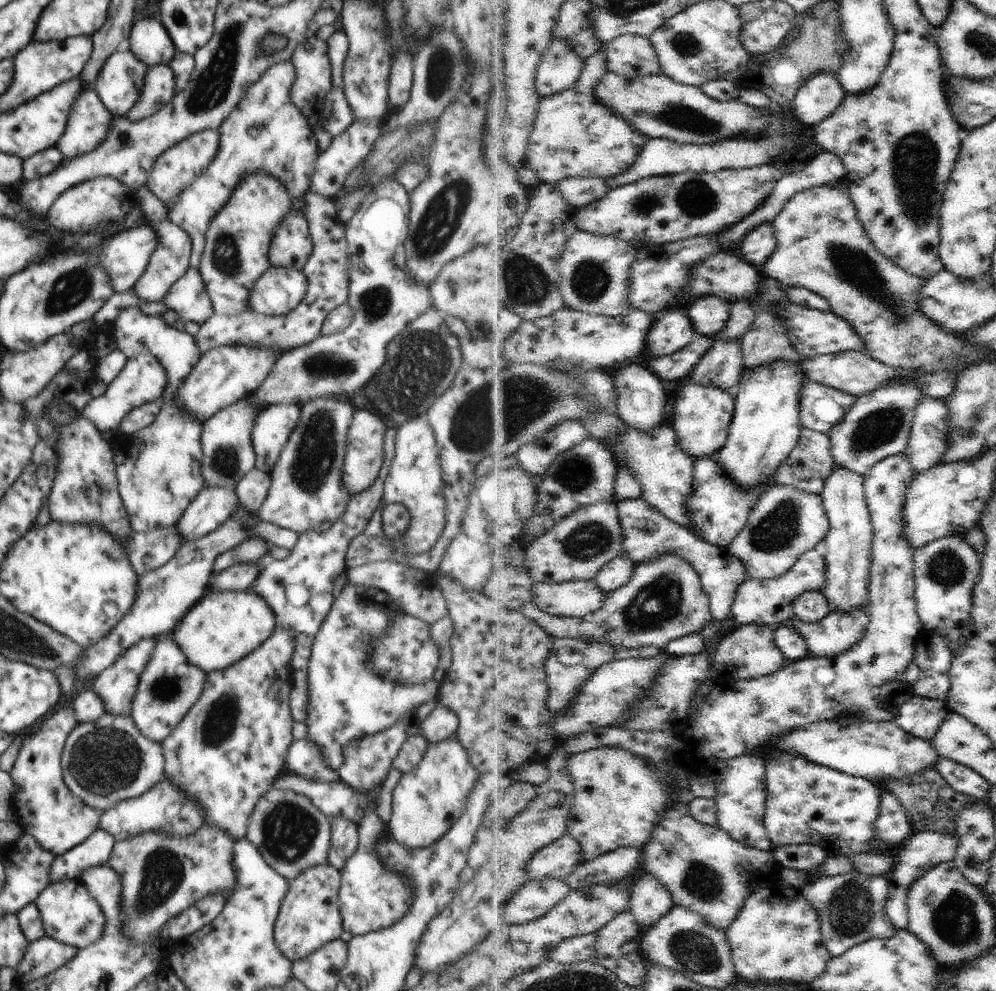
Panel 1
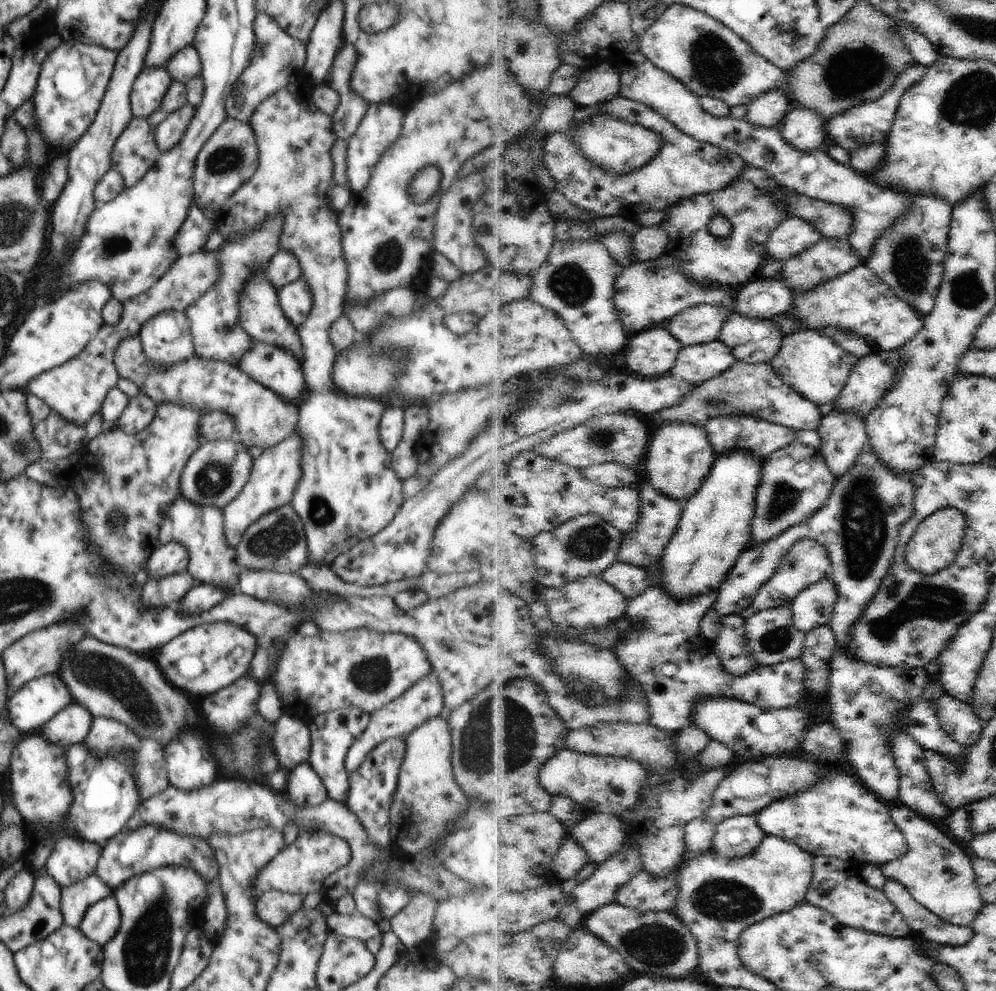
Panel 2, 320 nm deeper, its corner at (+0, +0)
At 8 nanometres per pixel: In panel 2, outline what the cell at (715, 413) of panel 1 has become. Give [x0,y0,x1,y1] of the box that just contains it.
[646,423,717,501]

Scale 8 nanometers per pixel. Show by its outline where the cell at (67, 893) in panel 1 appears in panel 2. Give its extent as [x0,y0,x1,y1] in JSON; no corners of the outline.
[79,893,121,948]

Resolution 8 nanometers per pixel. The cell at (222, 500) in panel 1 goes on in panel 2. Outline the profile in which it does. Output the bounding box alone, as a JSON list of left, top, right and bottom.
[147,543,189,579]

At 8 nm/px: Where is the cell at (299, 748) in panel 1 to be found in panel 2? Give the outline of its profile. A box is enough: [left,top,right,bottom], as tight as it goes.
[287,761,329,807]

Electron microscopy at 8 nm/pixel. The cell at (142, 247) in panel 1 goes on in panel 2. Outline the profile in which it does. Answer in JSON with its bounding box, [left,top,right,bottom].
[174,204,214,256]

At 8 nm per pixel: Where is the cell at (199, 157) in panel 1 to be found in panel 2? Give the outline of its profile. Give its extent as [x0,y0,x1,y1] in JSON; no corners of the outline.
[193,117,259,214]

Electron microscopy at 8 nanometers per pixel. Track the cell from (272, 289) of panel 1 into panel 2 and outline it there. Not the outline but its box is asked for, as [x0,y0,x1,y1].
[277,276,313,327]

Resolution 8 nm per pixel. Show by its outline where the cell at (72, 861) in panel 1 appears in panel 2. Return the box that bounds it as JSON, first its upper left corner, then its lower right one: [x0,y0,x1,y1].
[61,874,113,928]

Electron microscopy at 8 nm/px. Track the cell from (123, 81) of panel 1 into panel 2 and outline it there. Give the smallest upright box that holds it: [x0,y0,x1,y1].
[131,67,172,118]

